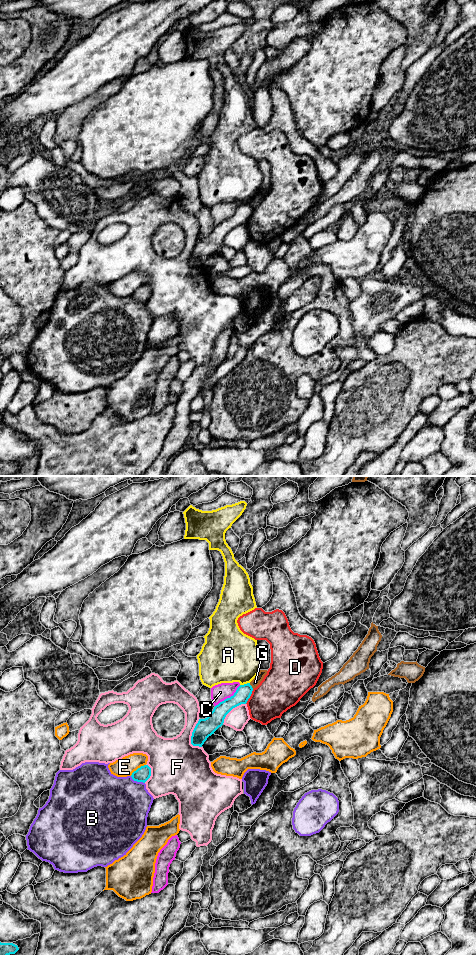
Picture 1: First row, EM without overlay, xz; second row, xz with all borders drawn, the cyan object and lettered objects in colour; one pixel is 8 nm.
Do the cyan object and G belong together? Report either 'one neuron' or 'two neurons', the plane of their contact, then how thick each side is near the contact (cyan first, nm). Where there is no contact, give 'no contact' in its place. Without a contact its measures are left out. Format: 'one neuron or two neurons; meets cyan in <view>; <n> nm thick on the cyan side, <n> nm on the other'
two neurons; meets cyan in xz; 120 nm thick on the cyan side, 70 nm on the other

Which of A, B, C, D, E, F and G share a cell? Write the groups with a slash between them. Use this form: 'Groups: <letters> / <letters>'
Groups: A / B / C / D / E / F / G

